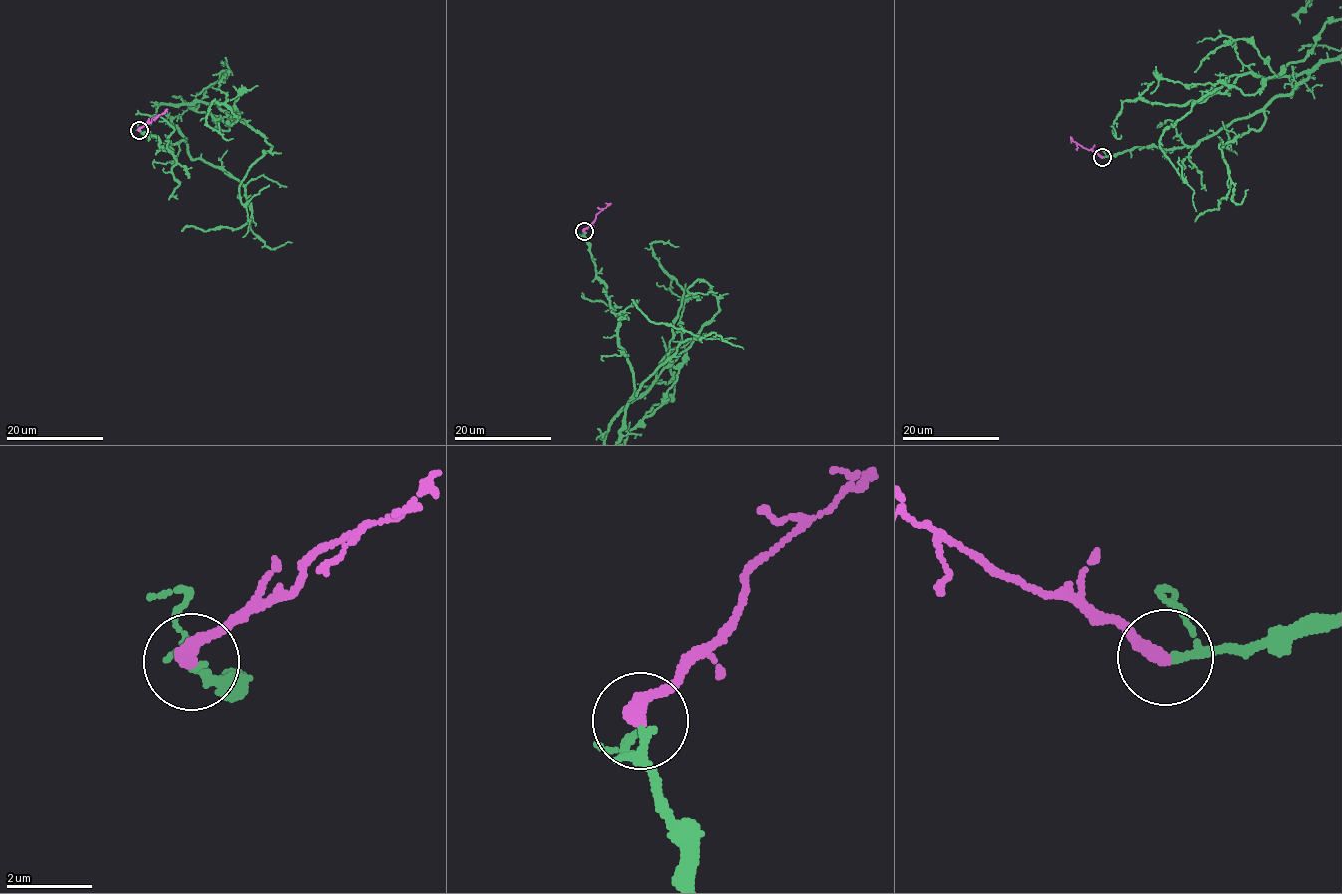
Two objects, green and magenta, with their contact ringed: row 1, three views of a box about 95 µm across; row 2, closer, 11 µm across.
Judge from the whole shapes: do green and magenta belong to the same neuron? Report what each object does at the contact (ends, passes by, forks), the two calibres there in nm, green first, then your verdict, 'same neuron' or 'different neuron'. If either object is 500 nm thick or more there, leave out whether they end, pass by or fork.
green passes by | magenta ends | 160/360 nm | same neuron

